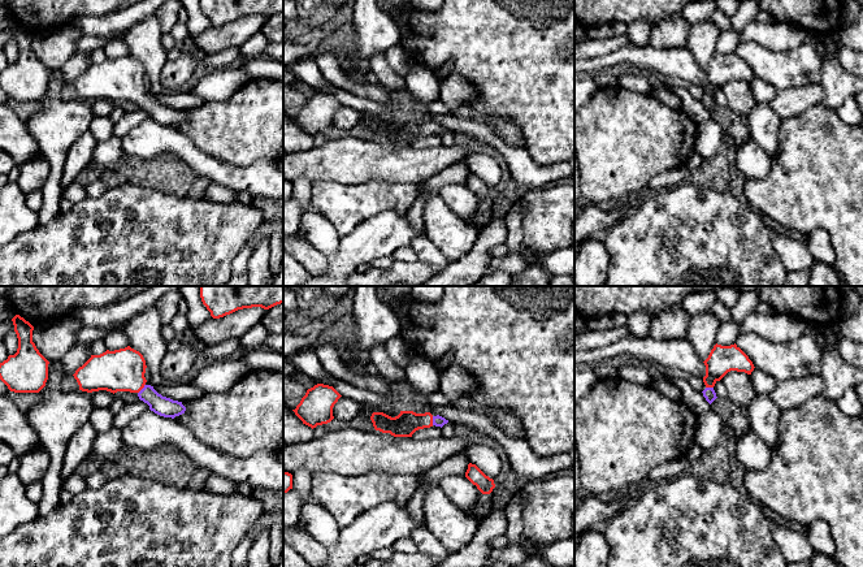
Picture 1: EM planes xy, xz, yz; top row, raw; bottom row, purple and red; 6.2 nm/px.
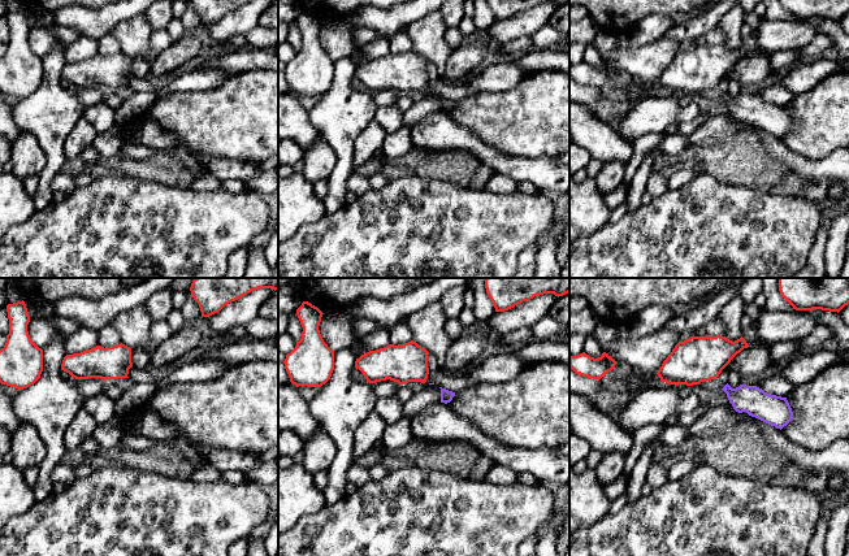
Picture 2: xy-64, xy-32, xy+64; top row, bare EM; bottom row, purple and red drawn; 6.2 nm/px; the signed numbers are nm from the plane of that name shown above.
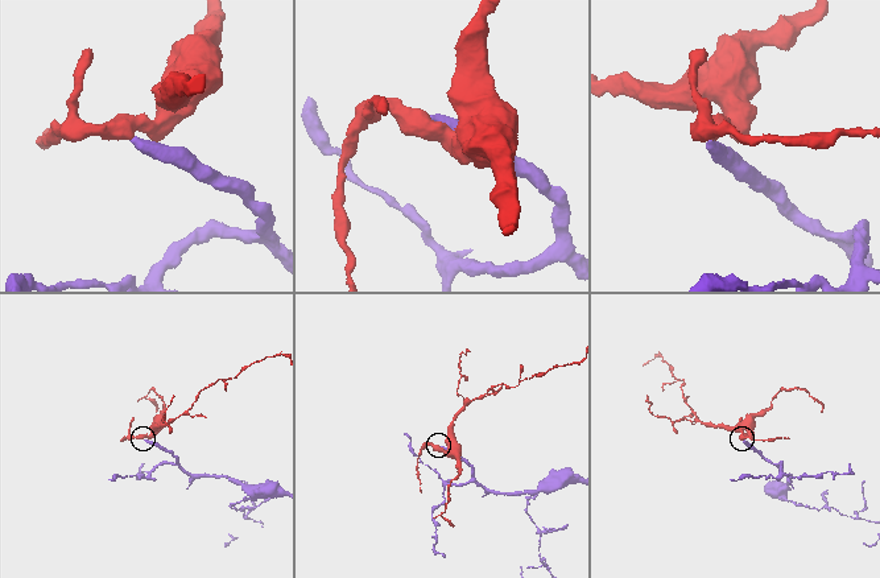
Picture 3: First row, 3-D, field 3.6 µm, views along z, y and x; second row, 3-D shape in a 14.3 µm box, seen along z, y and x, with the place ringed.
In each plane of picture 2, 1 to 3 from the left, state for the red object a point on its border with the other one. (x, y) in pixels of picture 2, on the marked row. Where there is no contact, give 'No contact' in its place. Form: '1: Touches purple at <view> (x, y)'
1: No contact
2: No contact
3: No contact

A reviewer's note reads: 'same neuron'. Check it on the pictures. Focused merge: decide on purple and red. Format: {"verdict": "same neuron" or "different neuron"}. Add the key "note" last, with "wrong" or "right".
{"verdict": "same neuron", "note": "right"}

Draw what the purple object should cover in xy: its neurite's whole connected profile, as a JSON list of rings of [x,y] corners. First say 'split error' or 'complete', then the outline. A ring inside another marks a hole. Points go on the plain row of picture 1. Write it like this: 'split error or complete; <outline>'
split error; [[[127,55],[114,60],[107,59],[100,64],[91,64],[73,85],[82,100],[136,101],[139,108],[160,125],[174,127],[185,122],[186,116],[182,111],[162,105],[153,95],[146,92],[146,77],[143,64]]]

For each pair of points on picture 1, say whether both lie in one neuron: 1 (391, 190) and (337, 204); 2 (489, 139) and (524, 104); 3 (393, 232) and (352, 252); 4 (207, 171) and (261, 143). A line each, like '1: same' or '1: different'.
1: same
2: different
3: same
4: different

